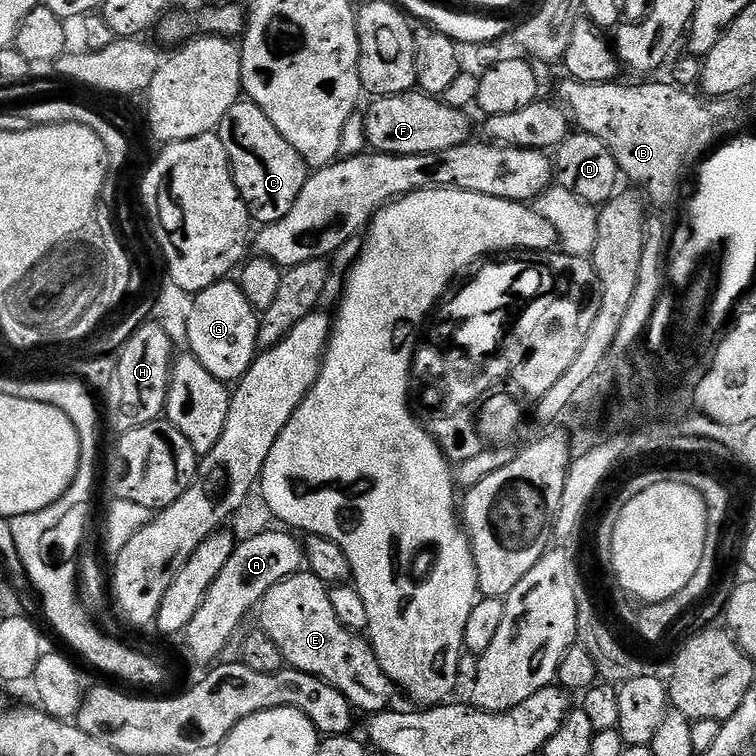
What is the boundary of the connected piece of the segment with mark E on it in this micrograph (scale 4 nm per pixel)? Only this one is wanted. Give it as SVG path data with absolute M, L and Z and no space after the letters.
M301 570L294 576L288 576L282 582L275 584L260 601L258 605L259 627L270 638L274 638L274 642L278 642L278 648L282 650L287 667L297 668L306 674L314 674L330 682L330 686L338 689L352 703L353 709L361 713L364 711L364 714L403 709L406 703L405 697L397 688L396 683L382 670L371 643L359 631L348 629L338 620L329 589L329 585L323 584L313 572L307 570Z

